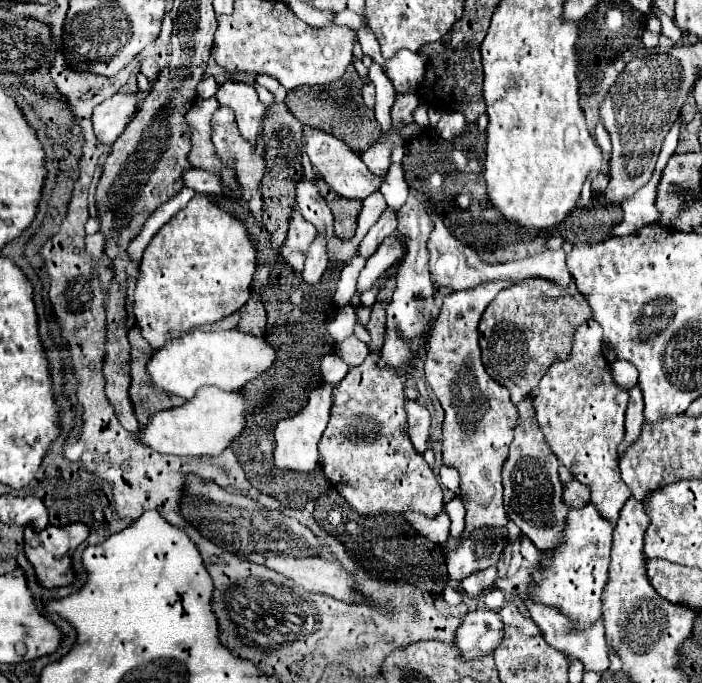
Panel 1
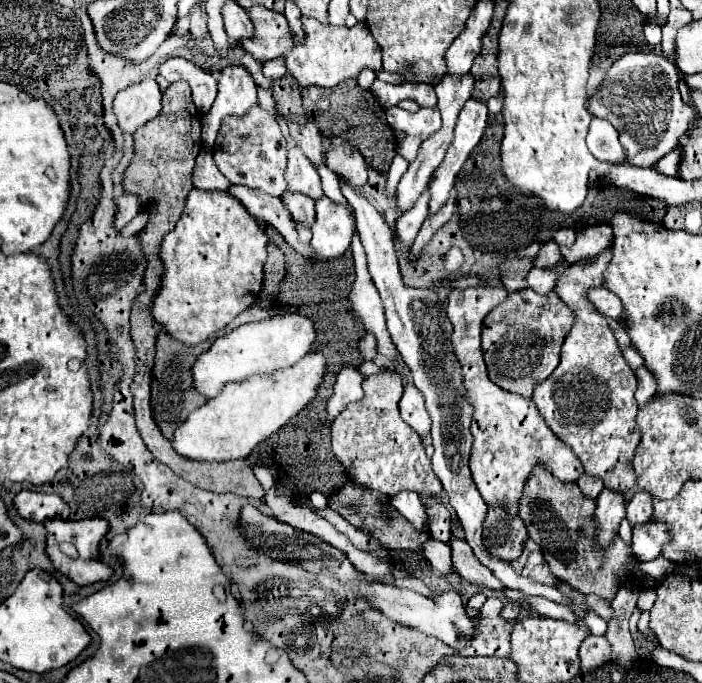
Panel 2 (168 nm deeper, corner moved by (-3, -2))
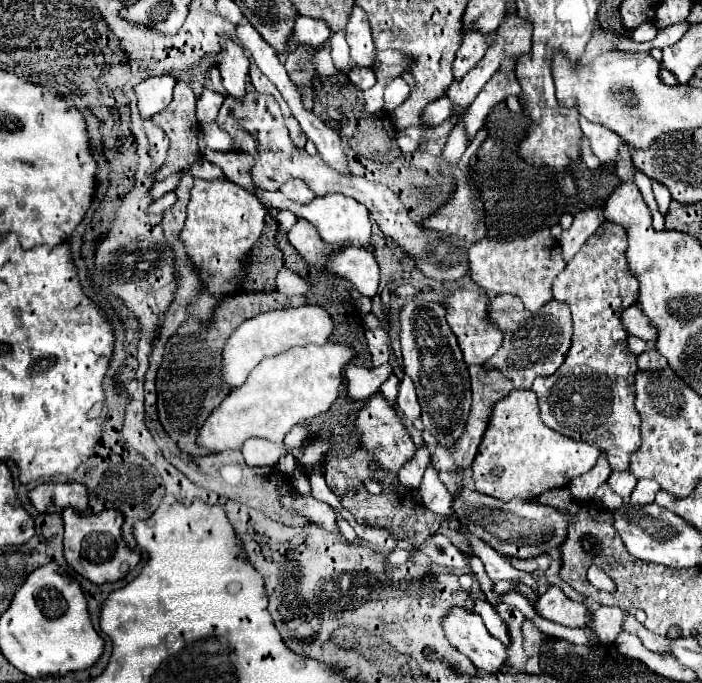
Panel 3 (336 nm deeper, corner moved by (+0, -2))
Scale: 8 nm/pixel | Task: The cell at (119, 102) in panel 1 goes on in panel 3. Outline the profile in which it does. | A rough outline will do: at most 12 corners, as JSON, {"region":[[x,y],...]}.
{"region":[[153,75],[133,91],[145,119],[173,99],[175,75]]}

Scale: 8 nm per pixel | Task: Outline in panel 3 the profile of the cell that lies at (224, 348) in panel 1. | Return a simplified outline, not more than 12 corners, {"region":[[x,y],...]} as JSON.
{"region":[[319,305],[259,313],[225,343],[223,379],[243,385],[265,357],[325,345]]}

